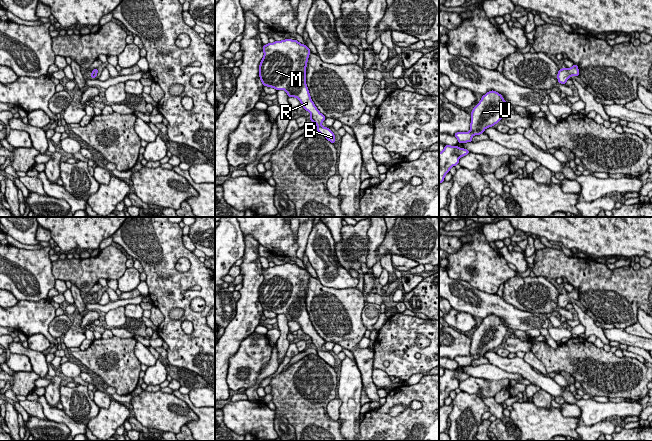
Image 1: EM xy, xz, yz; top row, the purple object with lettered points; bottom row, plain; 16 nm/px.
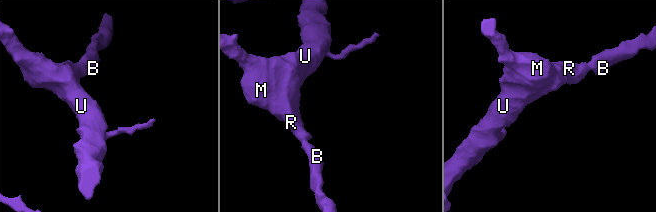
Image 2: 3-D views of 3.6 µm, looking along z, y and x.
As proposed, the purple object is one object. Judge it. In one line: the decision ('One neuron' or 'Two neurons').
One neuron

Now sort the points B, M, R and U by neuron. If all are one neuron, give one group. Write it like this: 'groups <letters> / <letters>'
groups B M R U

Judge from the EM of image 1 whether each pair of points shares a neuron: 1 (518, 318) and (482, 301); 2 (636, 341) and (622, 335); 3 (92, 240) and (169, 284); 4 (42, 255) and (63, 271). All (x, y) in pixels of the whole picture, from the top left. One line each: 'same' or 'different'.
1: same
2: same
3: different
4: different

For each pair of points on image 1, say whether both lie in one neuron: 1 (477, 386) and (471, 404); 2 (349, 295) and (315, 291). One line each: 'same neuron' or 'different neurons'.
1: different neurons
2: same neuron

